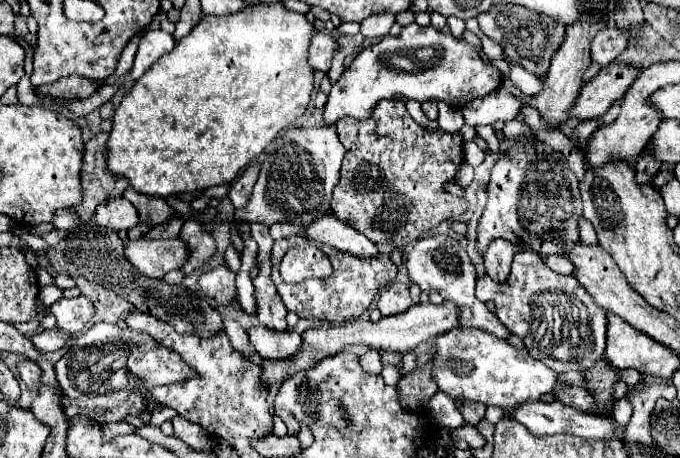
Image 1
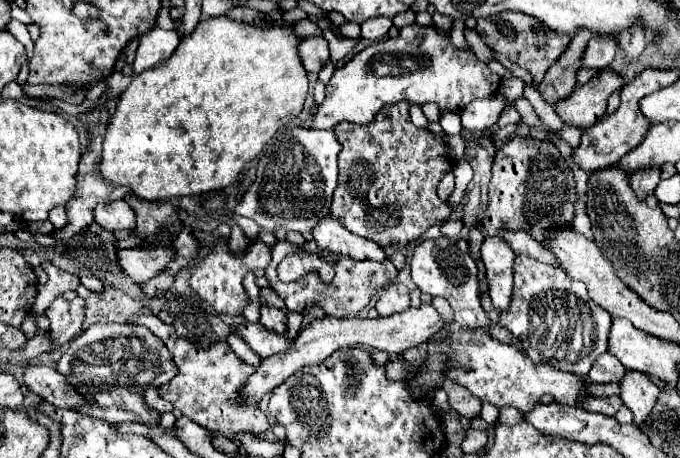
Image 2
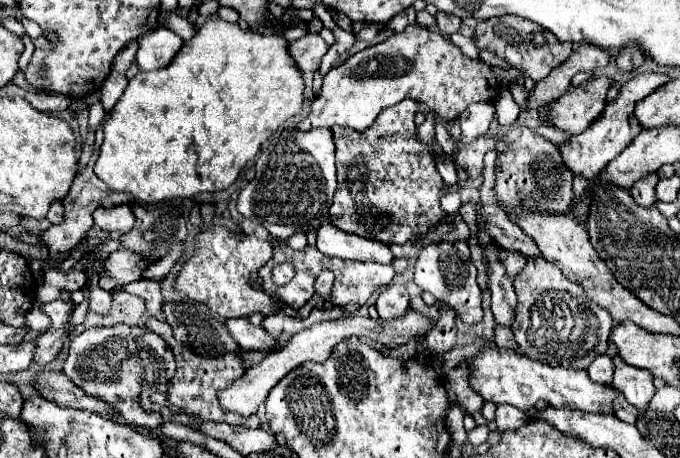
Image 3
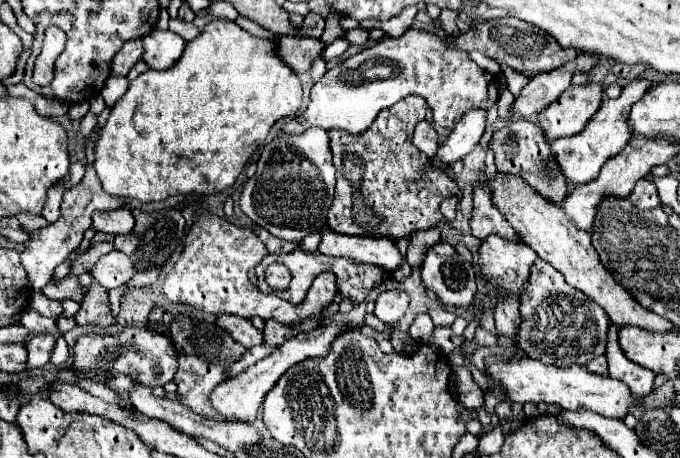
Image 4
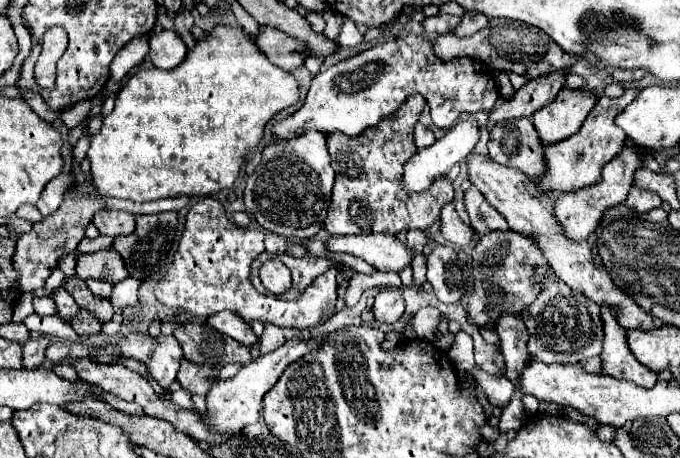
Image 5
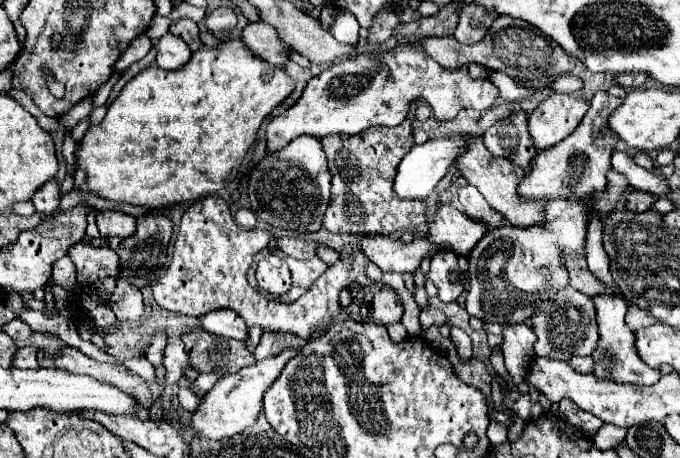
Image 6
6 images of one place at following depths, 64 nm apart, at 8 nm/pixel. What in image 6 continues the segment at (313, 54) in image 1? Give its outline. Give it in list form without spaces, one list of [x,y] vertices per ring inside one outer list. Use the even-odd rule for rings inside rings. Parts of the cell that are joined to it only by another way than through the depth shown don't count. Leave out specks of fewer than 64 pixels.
[[[252,22],[242,32],[242,42],[258,58],[272,66],[282,66],[288,60],[288,46],[276,36],[276,30],[266,22]]]

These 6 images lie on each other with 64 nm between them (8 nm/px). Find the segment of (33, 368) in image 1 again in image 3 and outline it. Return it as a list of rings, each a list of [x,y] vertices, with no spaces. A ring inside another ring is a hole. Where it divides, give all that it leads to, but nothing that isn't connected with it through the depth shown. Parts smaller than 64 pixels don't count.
[[[44,372],[36,378],[34,386],[40,390],[40,394],[46,400],[50,400],[62,408],[78,408],[78,410],[90,410],[96,414],[106,412],[110,416],[120,416],[120,412],[114,406],[110,406],[94,396],[88,396],[82,388],[78,388],[62,372]]]

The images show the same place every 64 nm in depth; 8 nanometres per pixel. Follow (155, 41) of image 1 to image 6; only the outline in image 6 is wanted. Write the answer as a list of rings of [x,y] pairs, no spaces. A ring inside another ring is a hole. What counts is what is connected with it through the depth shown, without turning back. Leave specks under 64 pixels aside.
[[[164,34],[158,44],[158,56],[156,56],[156,64],[164,70],[178,70],[182,66],[186,66],[192,58],[192,50],[188,48],[188,44],[174,34]]]

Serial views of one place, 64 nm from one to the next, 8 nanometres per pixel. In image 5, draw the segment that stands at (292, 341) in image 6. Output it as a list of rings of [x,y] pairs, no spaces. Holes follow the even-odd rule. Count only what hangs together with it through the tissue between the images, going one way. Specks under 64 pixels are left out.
[[[266,324],[264,326],[264,334],[258,342],[258,350],[260,354],[268,354],[268,352],[274,352],[276,348],[280,348],[284,342],[288,340],[304,340],[302,336],[306,336],[306,342],[310,340],[310,332],[292,332],[292,328],[276,328],[274,324]]]

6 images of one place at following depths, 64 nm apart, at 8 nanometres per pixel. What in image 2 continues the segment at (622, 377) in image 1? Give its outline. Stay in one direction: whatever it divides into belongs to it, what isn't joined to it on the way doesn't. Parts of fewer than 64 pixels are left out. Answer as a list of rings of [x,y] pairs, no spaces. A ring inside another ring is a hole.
[[[606,352],[596,358],[592,370],[588,372],[588,380],[594,384],[610,384],[616,382],[626,370],[612,354]]]

